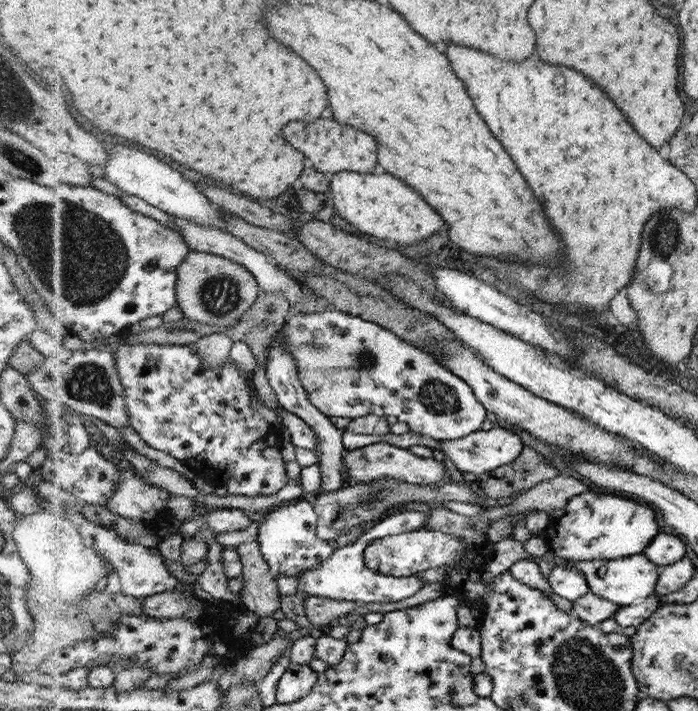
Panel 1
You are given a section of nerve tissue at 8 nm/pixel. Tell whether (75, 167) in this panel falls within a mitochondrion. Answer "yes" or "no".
no

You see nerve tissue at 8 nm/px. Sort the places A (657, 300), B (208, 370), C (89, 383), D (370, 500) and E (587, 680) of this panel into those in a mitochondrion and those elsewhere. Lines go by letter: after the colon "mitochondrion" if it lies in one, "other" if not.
A: other
B: other
C: mitochondrion
D: mitochondrion
E: mitochondrion

